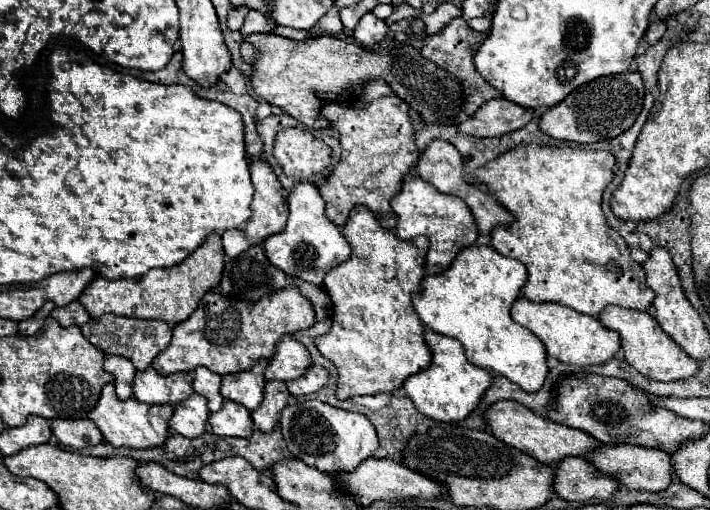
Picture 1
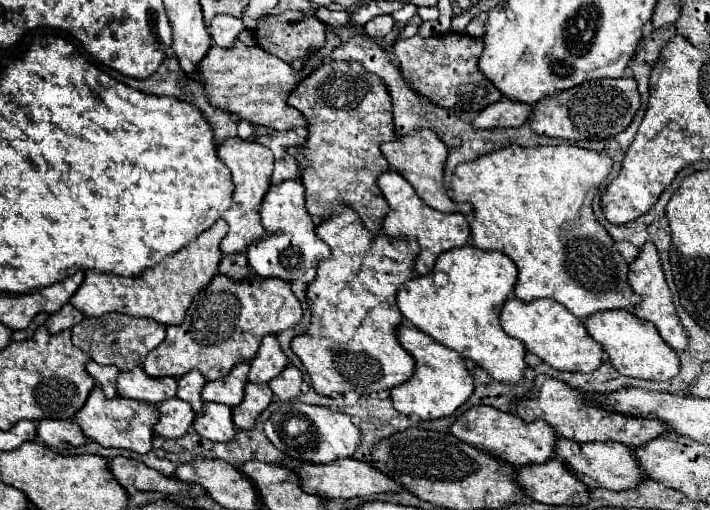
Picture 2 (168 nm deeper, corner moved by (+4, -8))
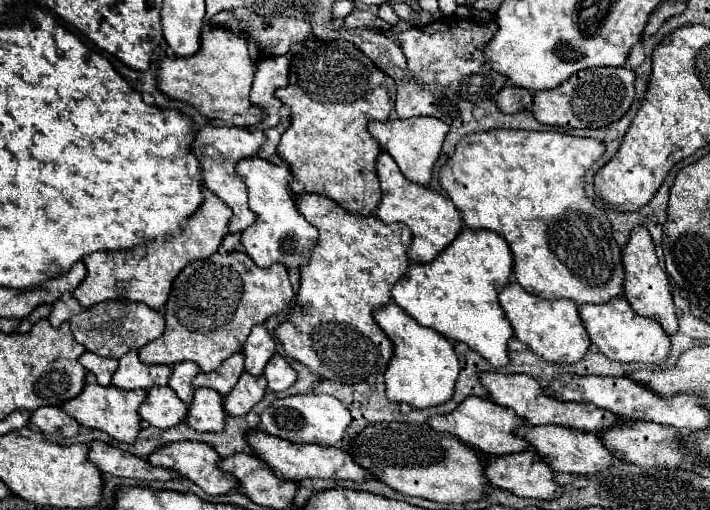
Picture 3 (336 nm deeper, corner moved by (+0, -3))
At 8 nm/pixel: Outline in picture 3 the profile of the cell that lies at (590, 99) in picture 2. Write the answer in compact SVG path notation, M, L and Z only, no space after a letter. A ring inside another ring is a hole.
M594 67L578 71L554 89L538 91L534 97L532 113L544 125L600 129L618 121L634 101L634 71L624 67Z

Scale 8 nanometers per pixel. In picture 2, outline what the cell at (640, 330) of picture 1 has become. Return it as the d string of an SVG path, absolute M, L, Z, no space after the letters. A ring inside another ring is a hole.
M630 310L596 312L584 320L584 326L588 334L610 356L612 366L624 376L634 376L644 380L670 380L680 370L678 354L662 340L656 326L652 322L636 318Z

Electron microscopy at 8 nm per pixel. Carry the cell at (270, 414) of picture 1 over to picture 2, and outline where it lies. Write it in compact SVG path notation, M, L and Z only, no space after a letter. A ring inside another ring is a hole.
M248 382L244 388L244 400L242 404L232 408L232 420L236 428L248 430L254 426L256 418L266 410L266 406L272 402L272 390L268 384L252 384Z

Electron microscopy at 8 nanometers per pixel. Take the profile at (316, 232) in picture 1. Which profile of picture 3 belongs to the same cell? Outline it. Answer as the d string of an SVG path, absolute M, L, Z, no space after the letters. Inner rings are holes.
M260 157L244 159L238 165L238 175L244 179L248 187L248 203L250 209L258 215L254 225L242 231L244 251L258 267L270 267L274 263L282 263L284 267L300 269L310 261L312 249L318 243L318 229L310 225L296 209L296 199L290 193L290 181L294 181L294 173L286 165L276 165L264 161Z

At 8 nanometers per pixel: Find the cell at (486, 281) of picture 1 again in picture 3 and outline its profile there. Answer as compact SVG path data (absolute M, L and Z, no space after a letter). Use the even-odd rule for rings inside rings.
M462 229L460 235L430 263L412 263L408 273L392 287L392 299L420 325L430 327L450 341L466 343L494 367L506 367L512 327L498 303L500 291L510 283L514 257L500 235L492 231Z

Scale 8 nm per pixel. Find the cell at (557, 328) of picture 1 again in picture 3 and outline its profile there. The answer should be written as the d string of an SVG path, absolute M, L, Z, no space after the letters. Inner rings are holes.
M516 281L508 283L500 293L500 305L514 329L516 339L526 343L538 357L550 363L572 365L582 361L590 349L590 337L580 321L576 303L568 299L544 299L524 291Z

